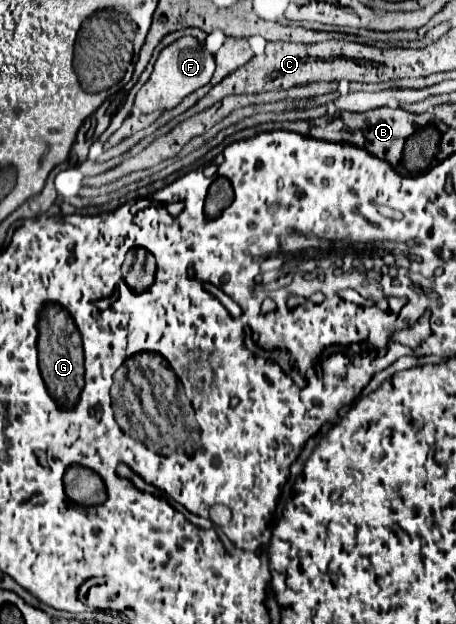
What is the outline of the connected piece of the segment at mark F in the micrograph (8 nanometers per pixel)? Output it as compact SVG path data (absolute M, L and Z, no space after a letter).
M184 36L184 38L176 40L174 44L166 46L160 52L160 56L158 56L158 60L154 64L152 76L148 78L148 82L136 94L134 106L142 114L150 114L150 112L156 112L156 110L160 110L160 112L170 110L170 108L178 106L188 94L192 94L194 90L208 84L212 74L214 74L214 68L216 68L214 56L208 54L196 38Z

